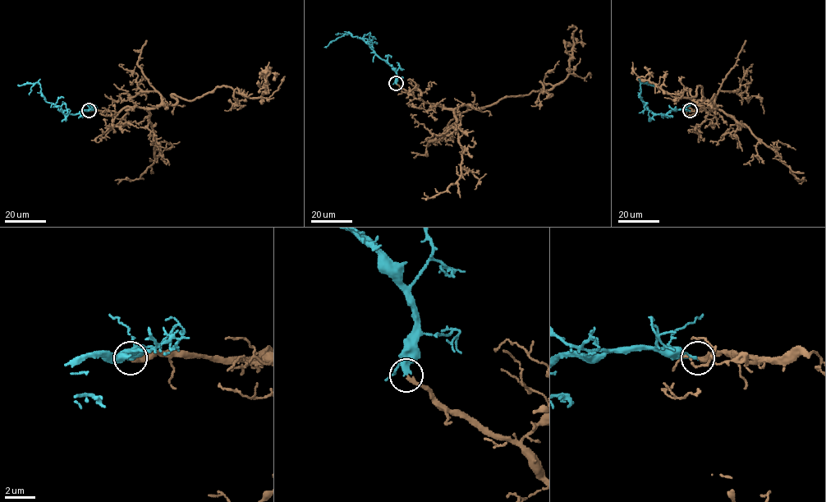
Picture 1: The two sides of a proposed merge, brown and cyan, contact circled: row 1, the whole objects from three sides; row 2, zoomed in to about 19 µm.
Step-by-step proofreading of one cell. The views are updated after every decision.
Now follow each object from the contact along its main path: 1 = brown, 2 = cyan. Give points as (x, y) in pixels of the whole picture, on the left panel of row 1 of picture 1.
1: (89, 110), (175, 104), (172, 94), (192, 100), (223, 86), (259, 98), (269, 62)
2: (89, 110), (64, 114), (45, 100), (39, 83), (18, 85)

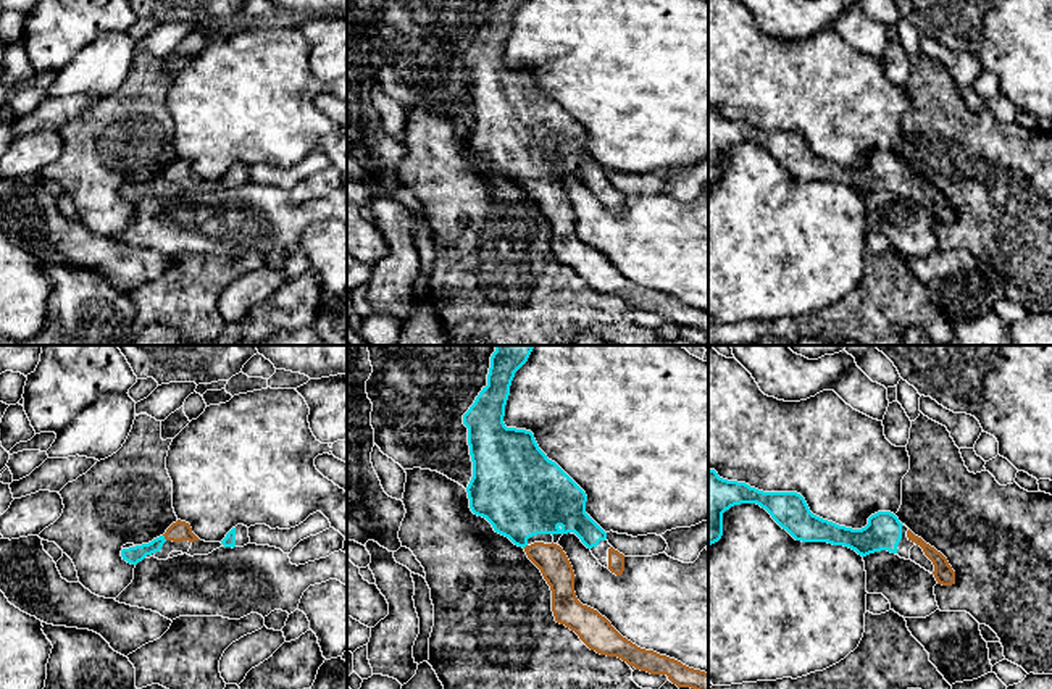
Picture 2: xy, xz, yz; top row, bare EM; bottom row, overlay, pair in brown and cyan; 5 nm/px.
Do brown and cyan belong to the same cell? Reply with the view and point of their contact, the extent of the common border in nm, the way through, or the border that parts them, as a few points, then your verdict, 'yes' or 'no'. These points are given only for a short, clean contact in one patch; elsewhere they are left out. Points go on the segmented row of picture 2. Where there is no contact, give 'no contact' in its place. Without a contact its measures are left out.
xy (165, 538) | 40 nm | across xy (178, 531), (165, 538), (133, 555) | yes

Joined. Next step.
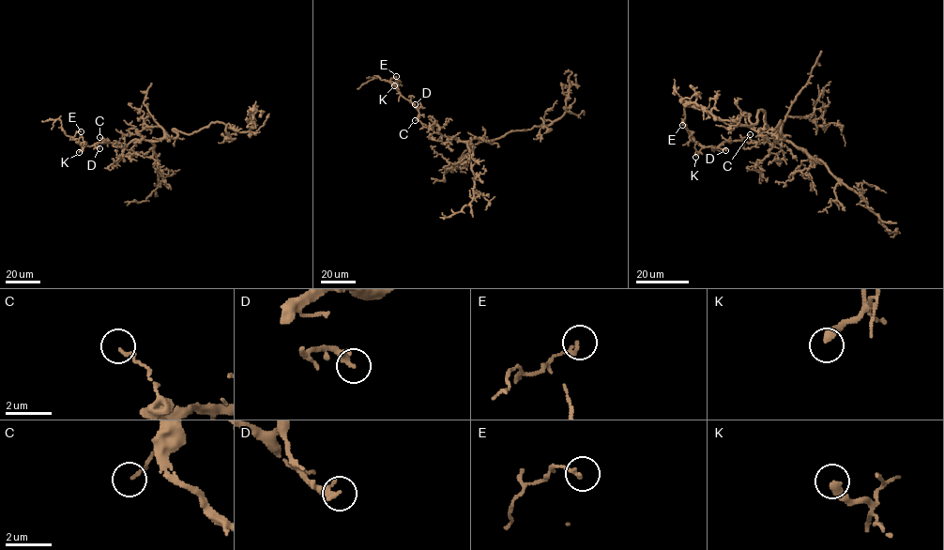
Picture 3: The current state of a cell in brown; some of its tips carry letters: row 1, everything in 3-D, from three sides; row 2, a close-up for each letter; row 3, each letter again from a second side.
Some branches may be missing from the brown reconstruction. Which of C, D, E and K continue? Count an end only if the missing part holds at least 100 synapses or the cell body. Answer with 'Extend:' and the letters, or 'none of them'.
Extend: none of them

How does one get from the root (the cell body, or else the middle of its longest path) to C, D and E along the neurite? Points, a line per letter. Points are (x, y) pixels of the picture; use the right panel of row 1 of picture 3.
C: (777, 134), (782, 138), (775, 137), (770, 144), (746, 142), (743, 138), (750, 134)
D: (777, 134), (782, 138), (775, 137), (772, 144), (724, 141), (719, 147), (725, 150)
E: (777, 134), (782, 138), (775, 137), (772, 144), (724, 141), (717, 147), (701, 146), (682, 125)

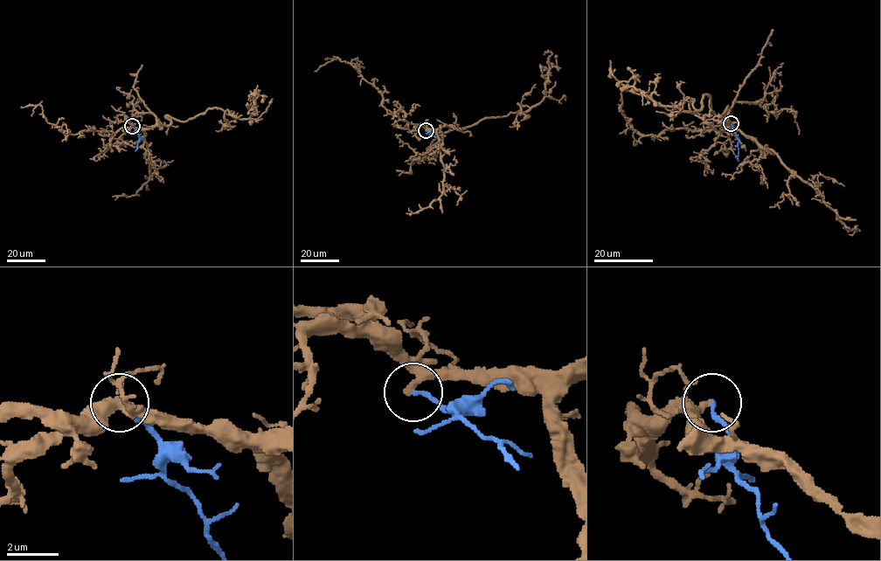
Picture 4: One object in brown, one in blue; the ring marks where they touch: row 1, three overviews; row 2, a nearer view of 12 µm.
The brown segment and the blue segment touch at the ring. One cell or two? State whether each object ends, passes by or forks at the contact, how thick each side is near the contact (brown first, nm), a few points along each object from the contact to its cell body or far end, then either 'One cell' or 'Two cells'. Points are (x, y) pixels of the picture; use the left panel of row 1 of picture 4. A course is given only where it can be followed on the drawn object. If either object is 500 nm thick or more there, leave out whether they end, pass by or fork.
At the ring brown passes by. At the ring blue ends. Thickness 280 nm (brown) against 170 nm. Course of brown: (132, 127), (169, 125), (167, 116), (185, 121), (214, 107), (234, 117), (248, 119), (253, 113), (258, 85). Course of blue: (132, 127), (140, 138), (135, 151). Two cells

